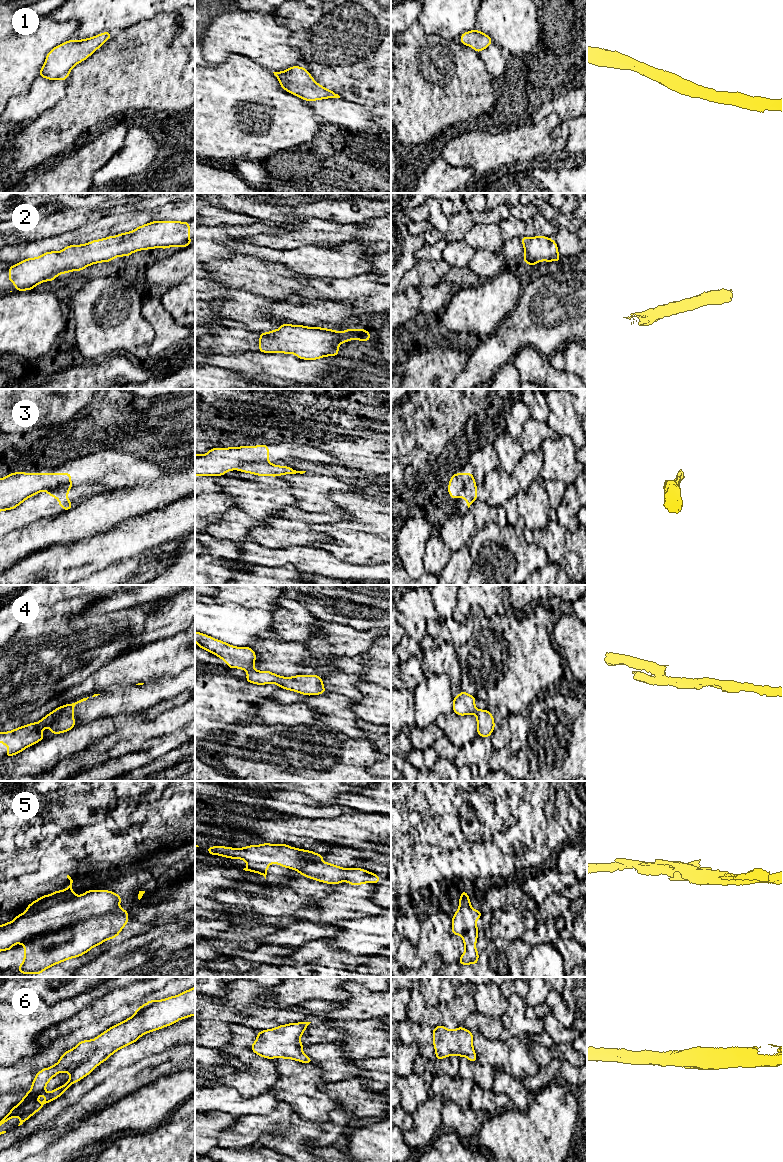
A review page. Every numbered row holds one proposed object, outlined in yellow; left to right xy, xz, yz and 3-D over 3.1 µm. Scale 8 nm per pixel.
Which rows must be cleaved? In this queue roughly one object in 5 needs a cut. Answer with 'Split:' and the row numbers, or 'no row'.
Split: 3, 4

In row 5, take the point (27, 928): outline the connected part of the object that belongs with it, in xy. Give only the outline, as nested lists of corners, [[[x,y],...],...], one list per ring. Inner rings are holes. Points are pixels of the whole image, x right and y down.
[[[67,875],[67,878],[70,880],[70,885],[65,890],[63,891],[55,890],[51,895],[43,895],[41,898],[29,904],[27,906],[26,911],[23,914],[20,915],[17,914],[17,916],[12,922],[8,922],[0,926],[0,952],[3,950],[10,951],[12,946],[17,943],[20,943],[25,947],[24,962],[19,965],[18,969],[18,972],[22,974],[41,974],[45,969],[53,965],[56,965],[58,963],[61,963],[74,957],[80,957],[81,955],[91,950],[94,946],[98,946],[108,939],[114,939],[115,937],[117,937],[118,934],[123,929],[123,927],[128,923],[128,912],[127,910],[121,909],[119,907],[122,897],[120,897],[118,894],[107,890],[88,890],[84,894],[77,896],[76,894],[73,893],[72,889],[73,880],[69,875]]]

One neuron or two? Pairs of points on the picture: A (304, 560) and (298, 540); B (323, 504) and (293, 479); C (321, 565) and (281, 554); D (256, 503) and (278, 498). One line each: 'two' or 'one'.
A: two
B: one
C: one
D: one

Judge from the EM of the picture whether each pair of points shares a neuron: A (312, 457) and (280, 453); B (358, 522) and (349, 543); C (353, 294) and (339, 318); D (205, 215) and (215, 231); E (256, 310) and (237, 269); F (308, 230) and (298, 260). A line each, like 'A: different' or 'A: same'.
A: same
B: different
C: different
D: different
E: different
F: different

